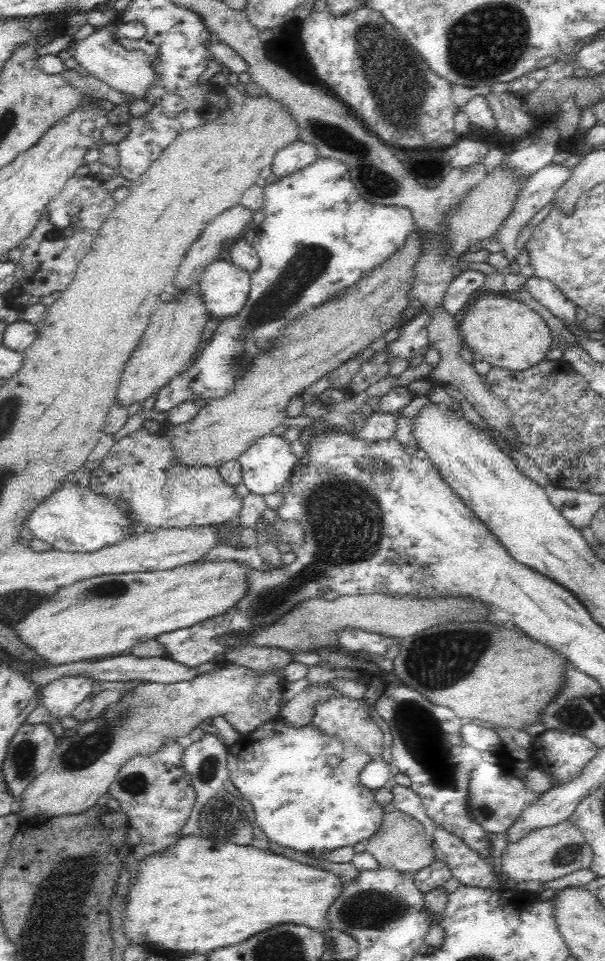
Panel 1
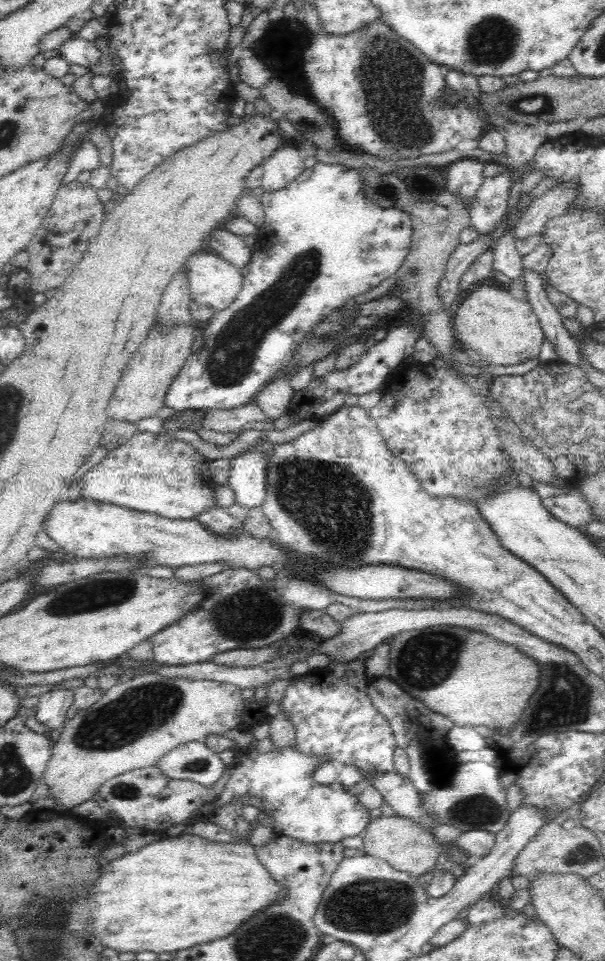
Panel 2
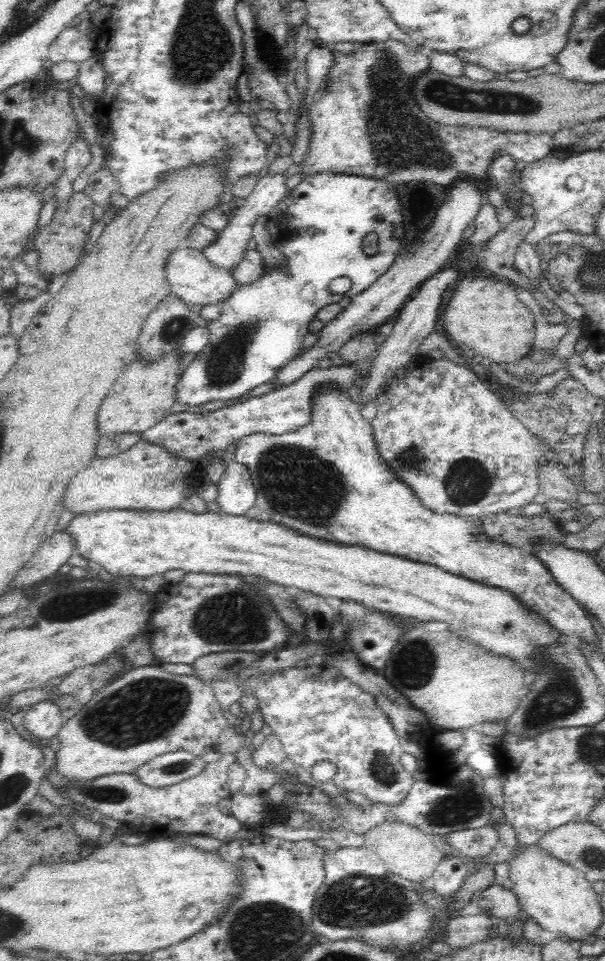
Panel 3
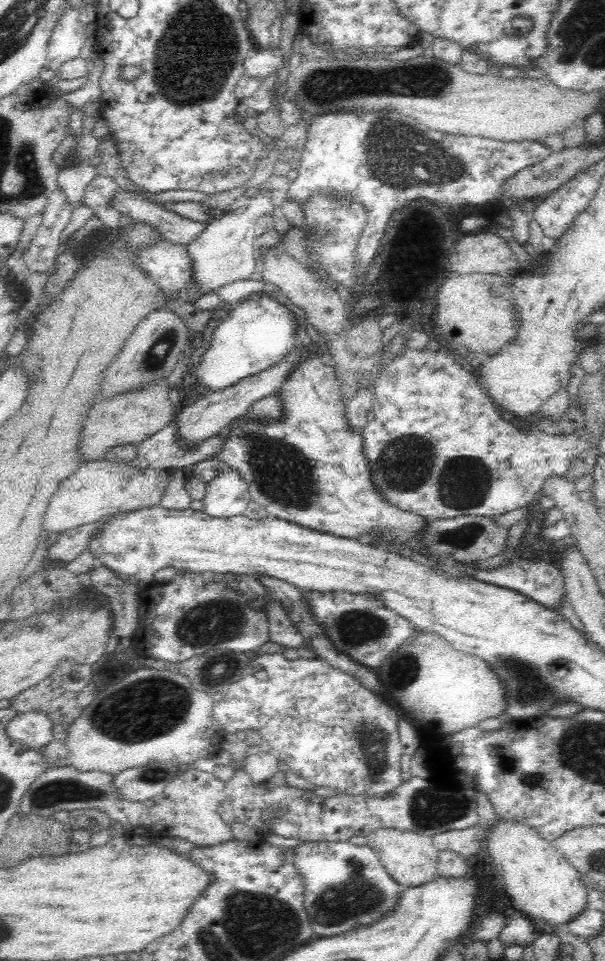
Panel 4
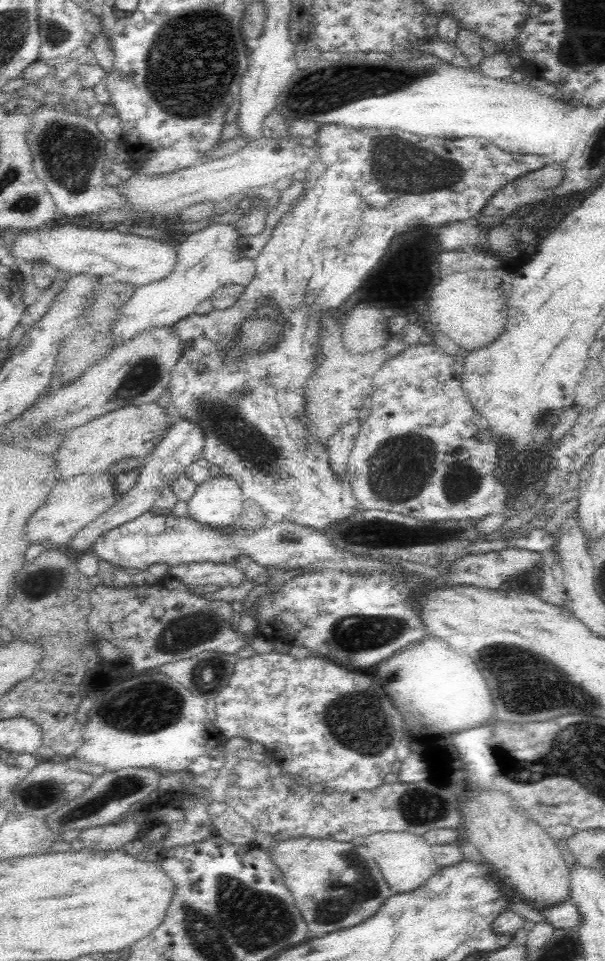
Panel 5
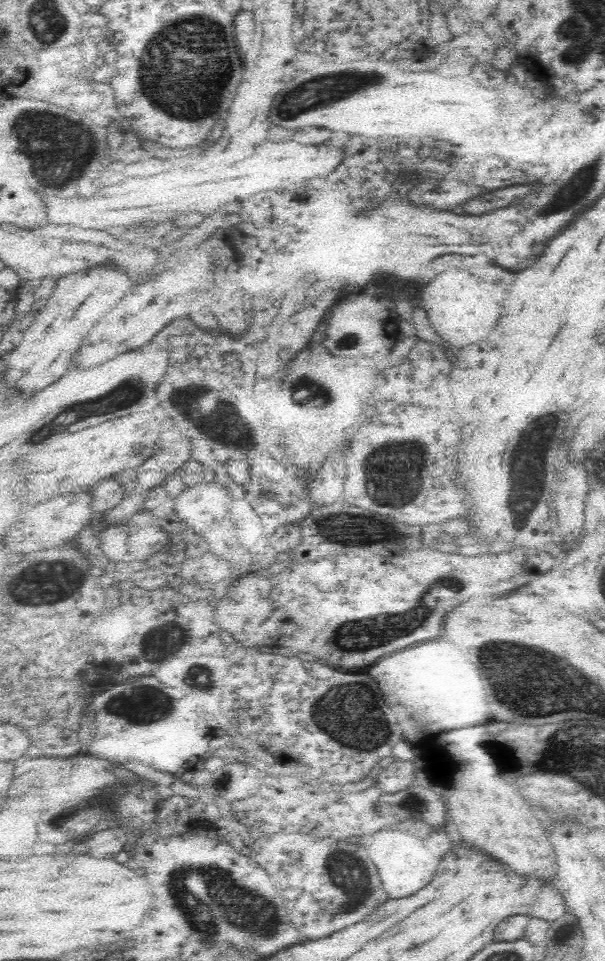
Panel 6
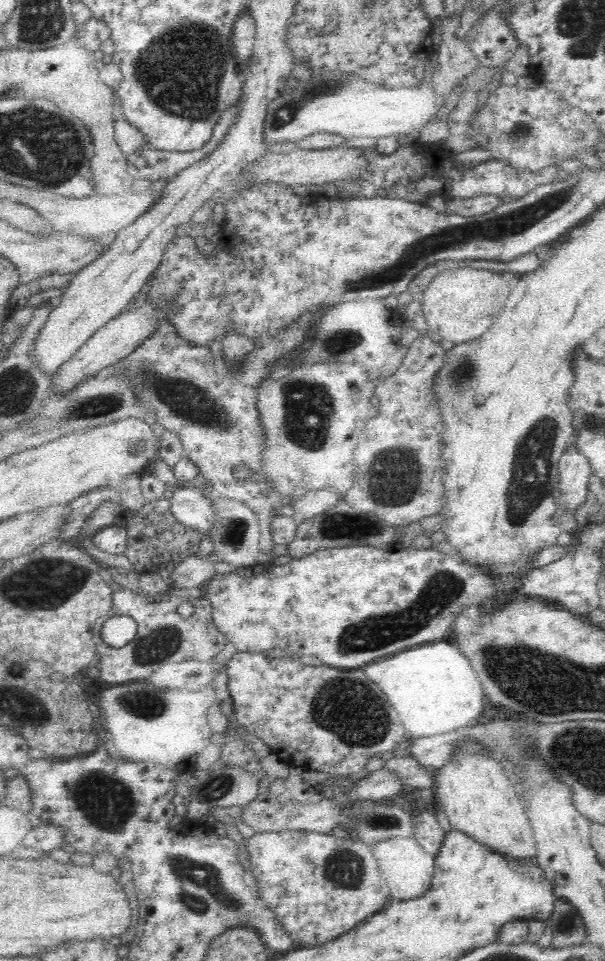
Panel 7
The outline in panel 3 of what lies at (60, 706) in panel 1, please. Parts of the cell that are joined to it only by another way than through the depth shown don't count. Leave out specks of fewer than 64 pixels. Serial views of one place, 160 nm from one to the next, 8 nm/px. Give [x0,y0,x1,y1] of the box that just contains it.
[22,700,64,743]

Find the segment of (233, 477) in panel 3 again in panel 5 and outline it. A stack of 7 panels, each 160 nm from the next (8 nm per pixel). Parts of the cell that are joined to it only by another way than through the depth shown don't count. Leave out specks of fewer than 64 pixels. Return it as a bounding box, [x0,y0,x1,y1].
[186,473,245,530]

